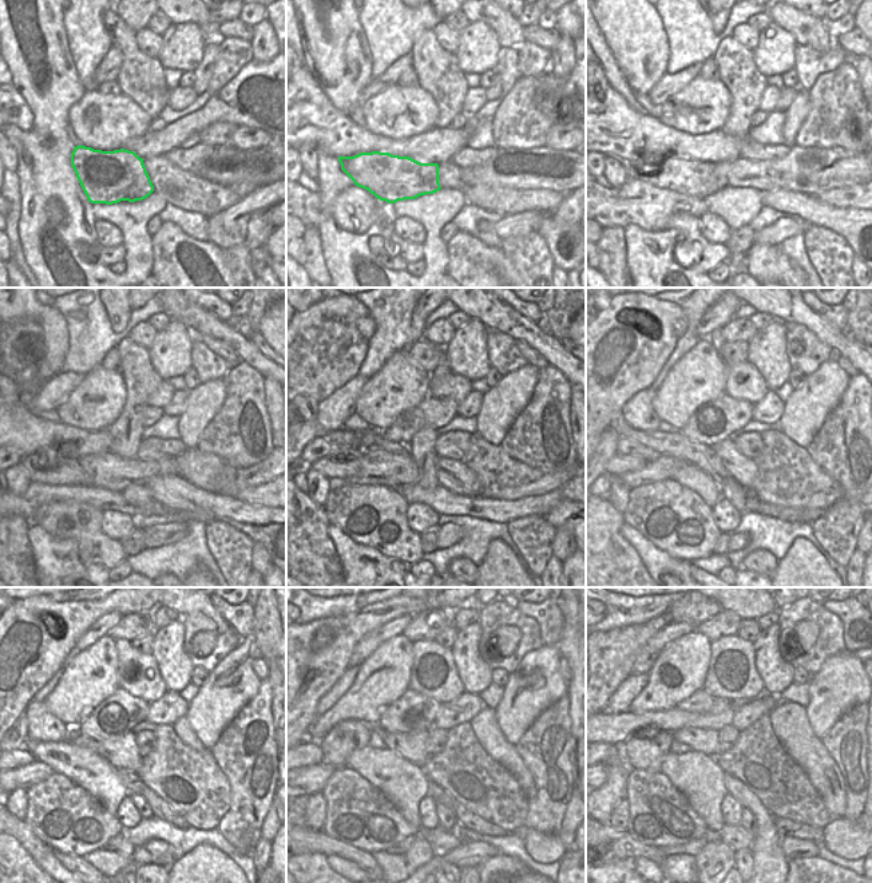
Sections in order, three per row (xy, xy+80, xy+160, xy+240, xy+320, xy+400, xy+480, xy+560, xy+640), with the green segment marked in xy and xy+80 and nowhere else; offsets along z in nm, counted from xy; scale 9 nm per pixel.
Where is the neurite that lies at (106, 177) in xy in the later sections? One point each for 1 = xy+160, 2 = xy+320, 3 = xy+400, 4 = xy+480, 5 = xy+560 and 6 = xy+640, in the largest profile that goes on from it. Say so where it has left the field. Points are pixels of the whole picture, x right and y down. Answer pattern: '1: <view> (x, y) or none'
1: xy+160 (685, 175)
2: xy+320 (336, 467)
3: xy+400 (618, 464)
4: xy+480 (18, 757)
5: xy+560 (313, 755)
6: xy+640 (613, 748)

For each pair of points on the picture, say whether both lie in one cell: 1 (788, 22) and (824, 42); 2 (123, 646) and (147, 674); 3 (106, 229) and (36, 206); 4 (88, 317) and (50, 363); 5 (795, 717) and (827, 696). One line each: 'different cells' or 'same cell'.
1: same cell
2: same cell
3: different cells
4: different cells
5: different cells

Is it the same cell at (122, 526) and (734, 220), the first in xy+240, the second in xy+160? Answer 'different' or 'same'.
different

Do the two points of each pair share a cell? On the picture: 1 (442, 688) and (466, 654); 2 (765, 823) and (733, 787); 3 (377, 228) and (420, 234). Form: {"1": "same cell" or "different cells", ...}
{"1": "different cells", "2": "same cell", "3": "different cells"}

